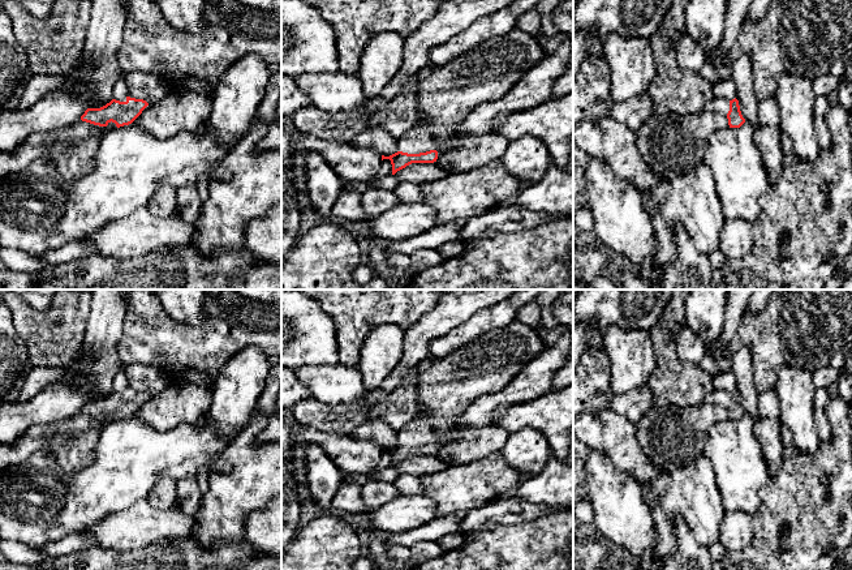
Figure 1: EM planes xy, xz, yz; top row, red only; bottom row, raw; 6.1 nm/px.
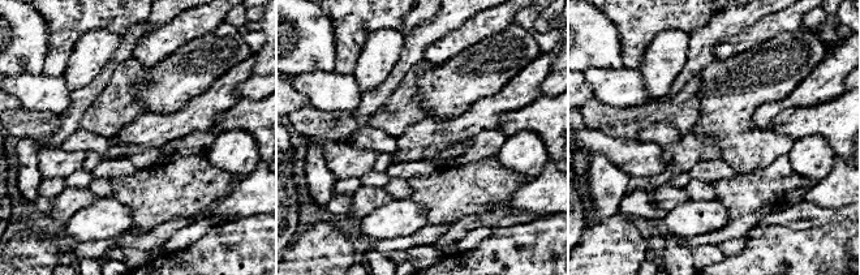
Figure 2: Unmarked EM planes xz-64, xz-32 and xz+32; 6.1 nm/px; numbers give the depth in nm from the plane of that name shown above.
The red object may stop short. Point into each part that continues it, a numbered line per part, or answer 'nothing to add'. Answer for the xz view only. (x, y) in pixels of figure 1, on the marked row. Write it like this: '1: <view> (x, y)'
1: xz (421, 138)

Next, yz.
1: yz (717, 104)

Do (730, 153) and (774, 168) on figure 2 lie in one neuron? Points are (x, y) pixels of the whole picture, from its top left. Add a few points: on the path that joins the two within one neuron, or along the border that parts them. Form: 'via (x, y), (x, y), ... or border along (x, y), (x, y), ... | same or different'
border along (786, 154), (772, 158), (756, 171), (736, 173) | different

